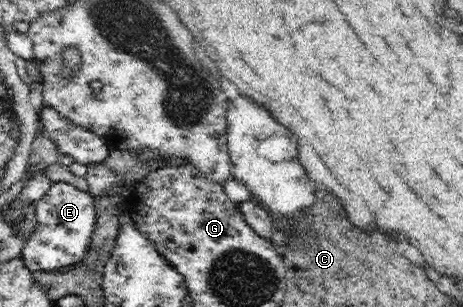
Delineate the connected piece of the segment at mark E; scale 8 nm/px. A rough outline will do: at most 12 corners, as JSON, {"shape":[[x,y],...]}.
{"shape":[[54,182],[20,256],[31,273],[84,260],[95,199]]}

